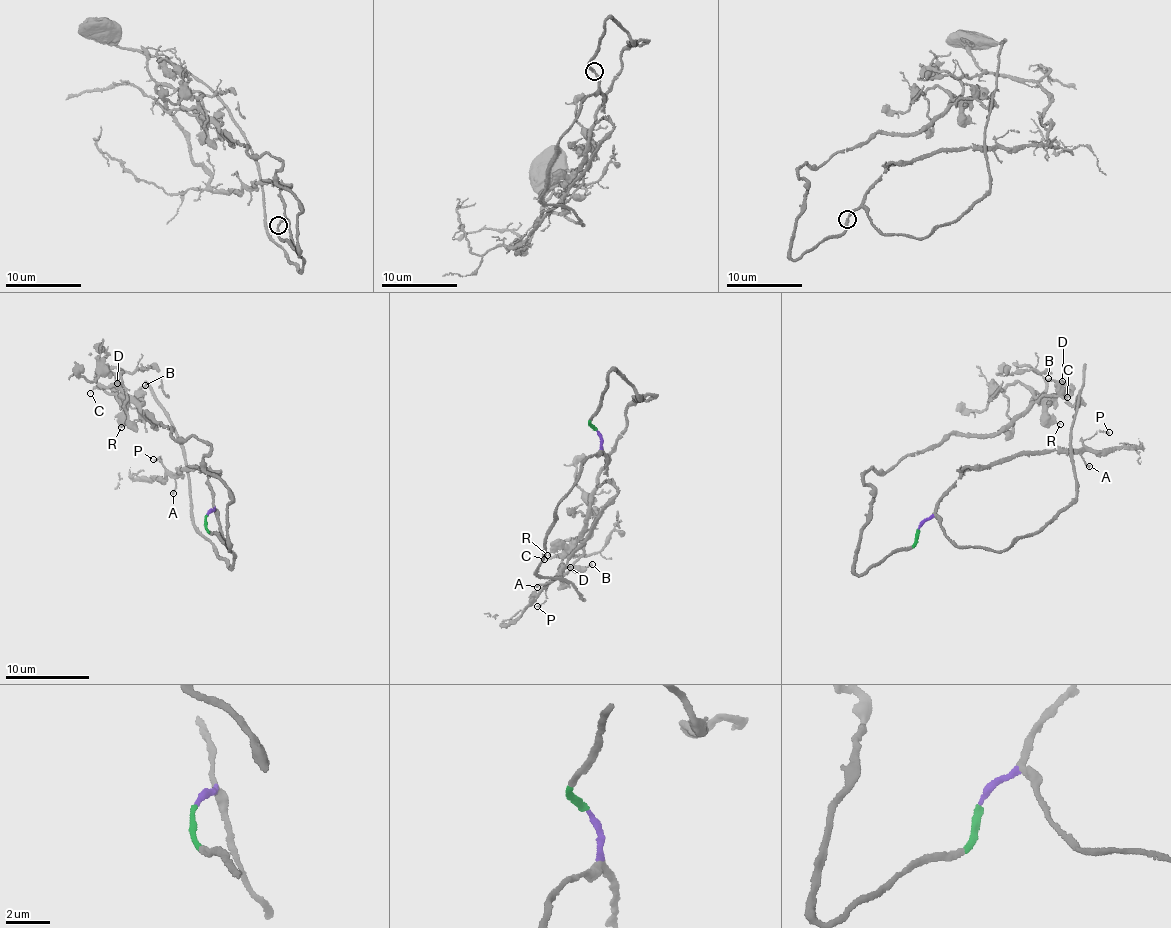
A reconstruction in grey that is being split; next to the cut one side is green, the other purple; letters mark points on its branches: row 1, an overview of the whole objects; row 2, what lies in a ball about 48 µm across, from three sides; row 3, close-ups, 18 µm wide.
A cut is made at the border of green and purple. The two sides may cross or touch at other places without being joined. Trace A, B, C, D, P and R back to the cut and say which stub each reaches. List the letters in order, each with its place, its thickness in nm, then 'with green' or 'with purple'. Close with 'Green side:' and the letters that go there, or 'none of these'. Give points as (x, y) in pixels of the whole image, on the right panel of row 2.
A: at (1089, 466); 160 nm thick; with purple
B: at (1048, 378); 170 nm thick; with green
C: at (1067, 397); 110 nm thick; with green
D: at (1062, 381); 260 nm thick; with green
P: at (1109, 432); 140 nm thick; with purple
R: at (1060, 424); 170 nm thick; with green
Green side: B, C, D, R

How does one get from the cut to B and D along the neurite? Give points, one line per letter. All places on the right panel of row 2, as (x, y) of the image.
B: (918, 529), (857, 575), (870, 468), (952, 434), (995, 433), (1055, 394), (1048, 378)
D: (918, 529), (857, 575), (870, 468), (952, 434), (996, 434), (1062, 392), (1062, 380)

